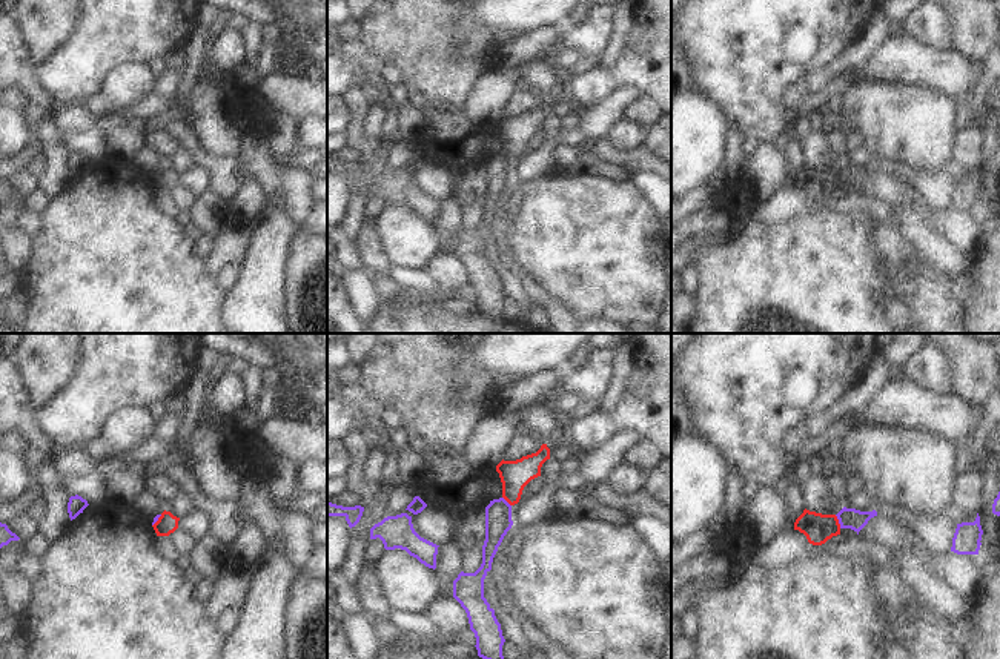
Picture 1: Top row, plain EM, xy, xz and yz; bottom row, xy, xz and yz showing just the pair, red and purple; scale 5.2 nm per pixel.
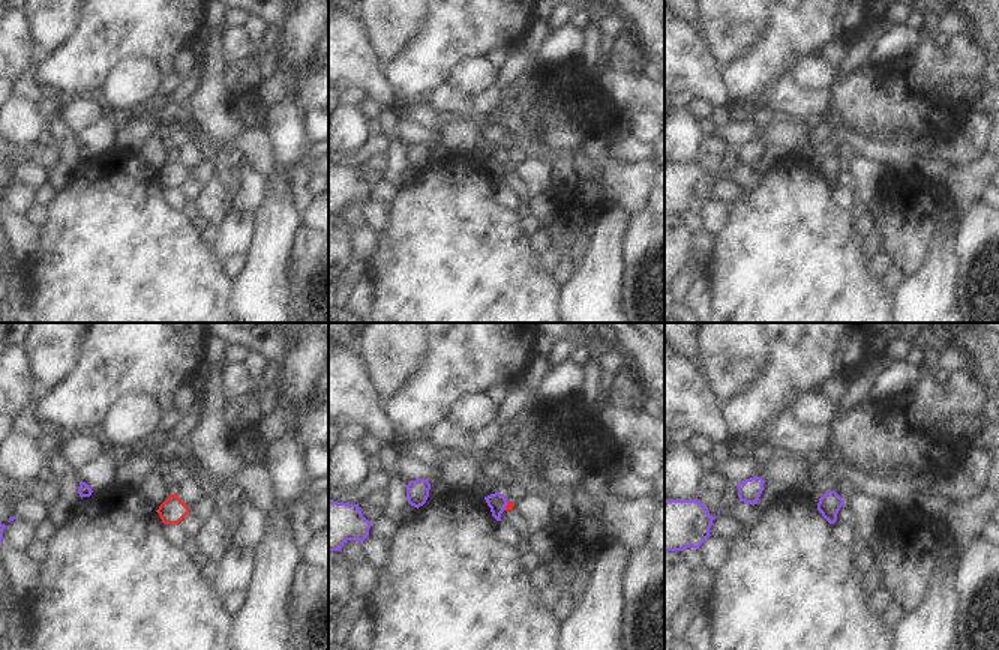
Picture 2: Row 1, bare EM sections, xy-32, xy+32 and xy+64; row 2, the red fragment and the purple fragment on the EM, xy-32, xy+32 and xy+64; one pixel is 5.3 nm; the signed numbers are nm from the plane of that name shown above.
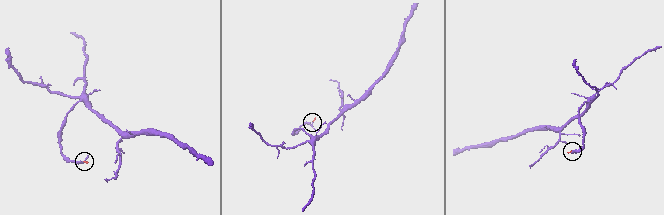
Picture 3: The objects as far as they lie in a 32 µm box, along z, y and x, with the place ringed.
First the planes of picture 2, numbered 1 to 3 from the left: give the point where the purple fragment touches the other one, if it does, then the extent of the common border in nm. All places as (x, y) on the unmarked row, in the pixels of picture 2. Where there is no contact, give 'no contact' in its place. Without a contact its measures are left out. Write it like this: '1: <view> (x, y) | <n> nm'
1: no contact
2: xy+32 (506, 170) | 50 nm
3: no contact

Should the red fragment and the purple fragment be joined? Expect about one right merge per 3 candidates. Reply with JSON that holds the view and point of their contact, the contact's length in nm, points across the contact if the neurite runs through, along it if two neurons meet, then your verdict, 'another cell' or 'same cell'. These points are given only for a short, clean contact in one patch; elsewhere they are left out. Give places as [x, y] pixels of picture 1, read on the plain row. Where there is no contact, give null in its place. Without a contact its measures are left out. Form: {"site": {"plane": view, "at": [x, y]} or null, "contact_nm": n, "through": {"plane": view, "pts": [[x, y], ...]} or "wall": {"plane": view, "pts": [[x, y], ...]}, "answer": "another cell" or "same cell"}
{"site": {"plane": "yz", "at": [837, 177]}, "contact_nm": 80, "wall": {"plane": "yz", "pts": [[834, 171], [841, 183]]}, "answer": "another cell"}

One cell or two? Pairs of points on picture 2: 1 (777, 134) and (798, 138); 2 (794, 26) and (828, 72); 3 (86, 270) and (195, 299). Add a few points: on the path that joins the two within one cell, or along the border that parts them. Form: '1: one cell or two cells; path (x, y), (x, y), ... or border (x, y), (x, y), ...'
1: one cell; path (782, 134), (794, 135)
2: two cells; border (818, 51), (803, 56)
3: one cell; path (113, 278), (134, 299), (168, 299)

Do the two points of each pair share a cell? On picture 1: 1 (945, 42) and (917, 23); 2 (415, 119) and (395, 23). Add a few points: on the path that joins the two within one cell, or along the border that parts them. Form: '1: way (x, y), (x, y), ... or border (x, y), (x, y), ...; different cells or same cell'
1: way (939, 36), (928, 25), (923, 25); same cell
2: border (409, 100), (423, 117), (423, 123), (412, 140); different cells

